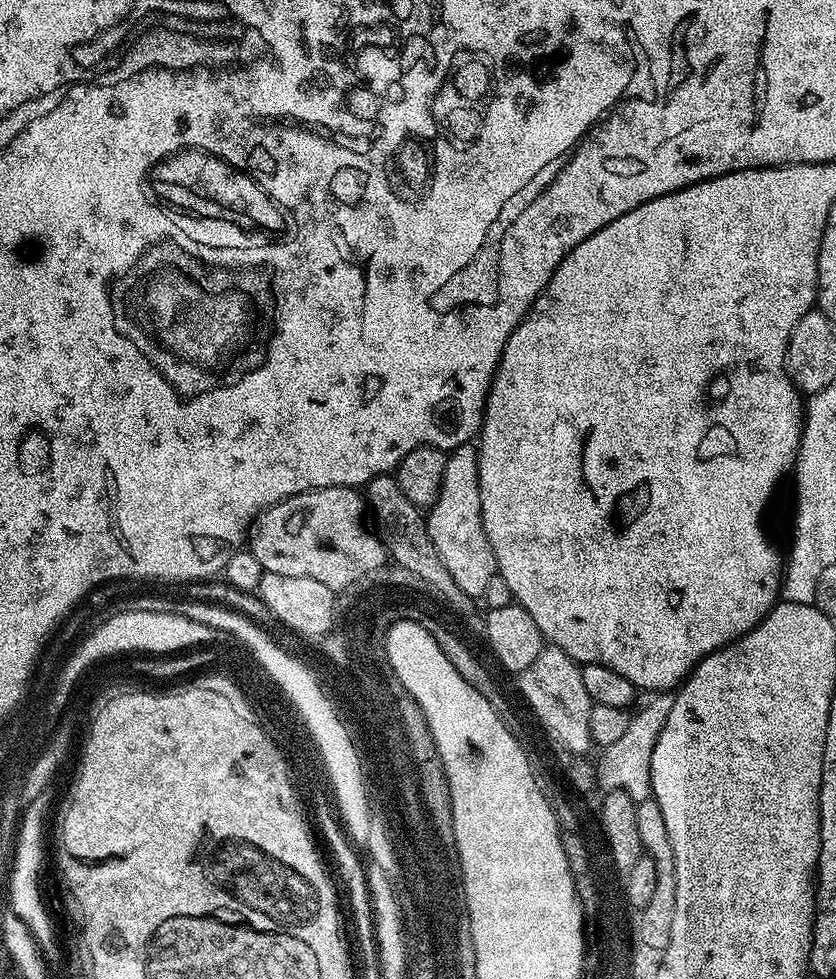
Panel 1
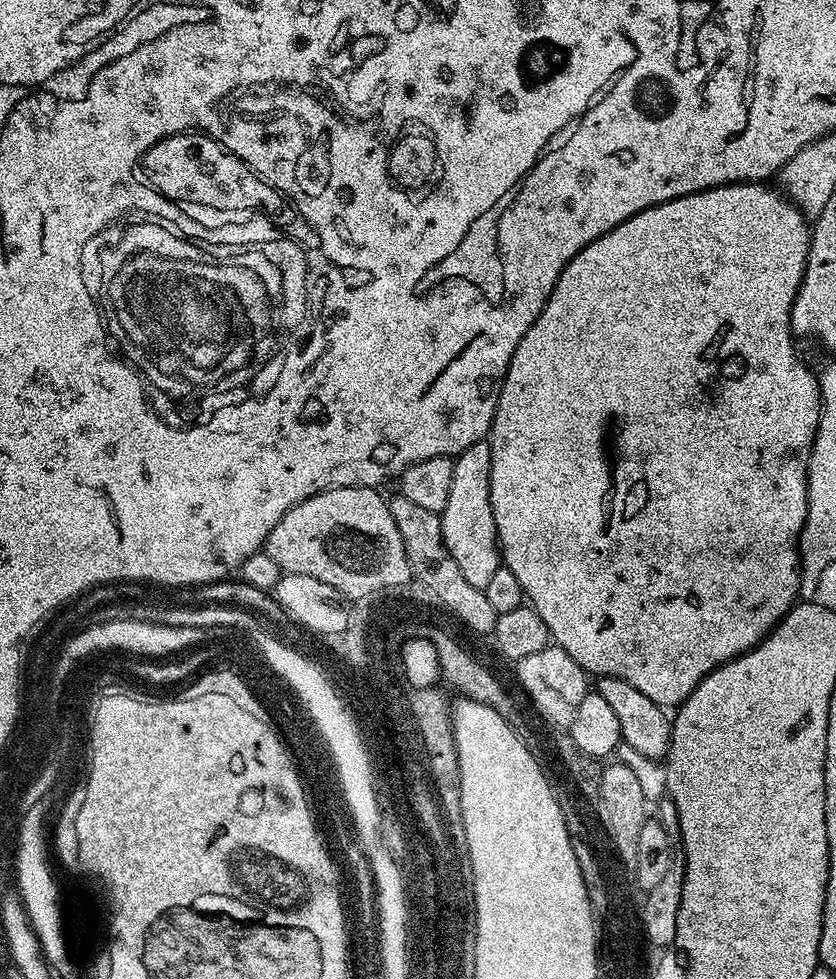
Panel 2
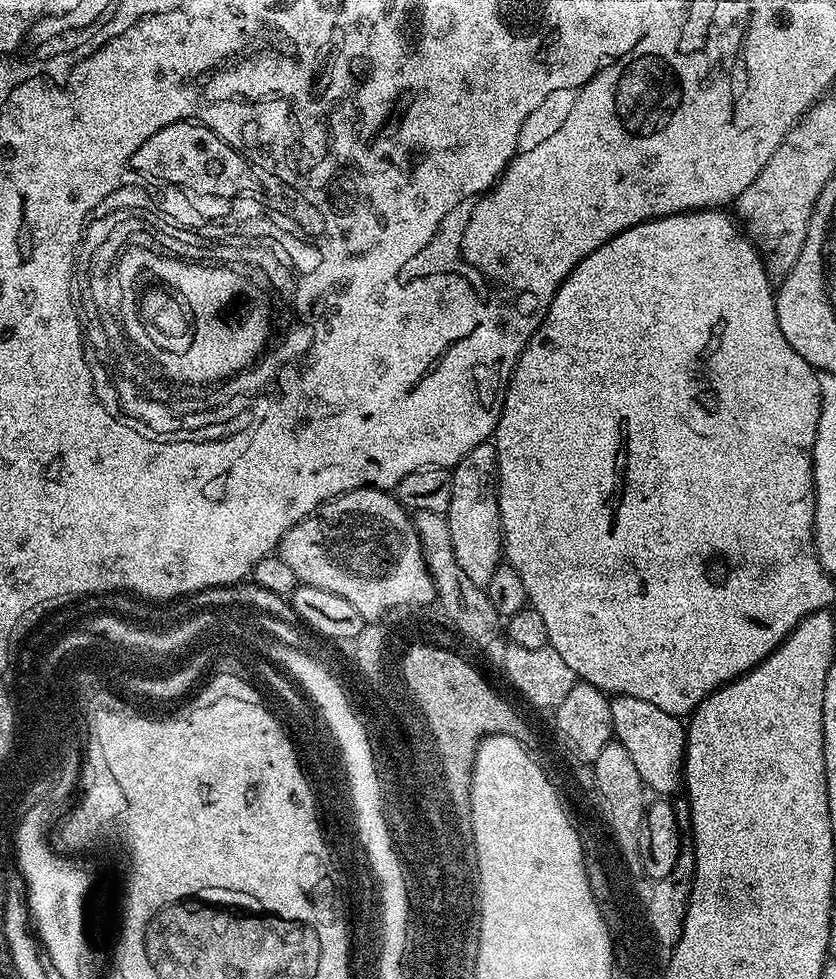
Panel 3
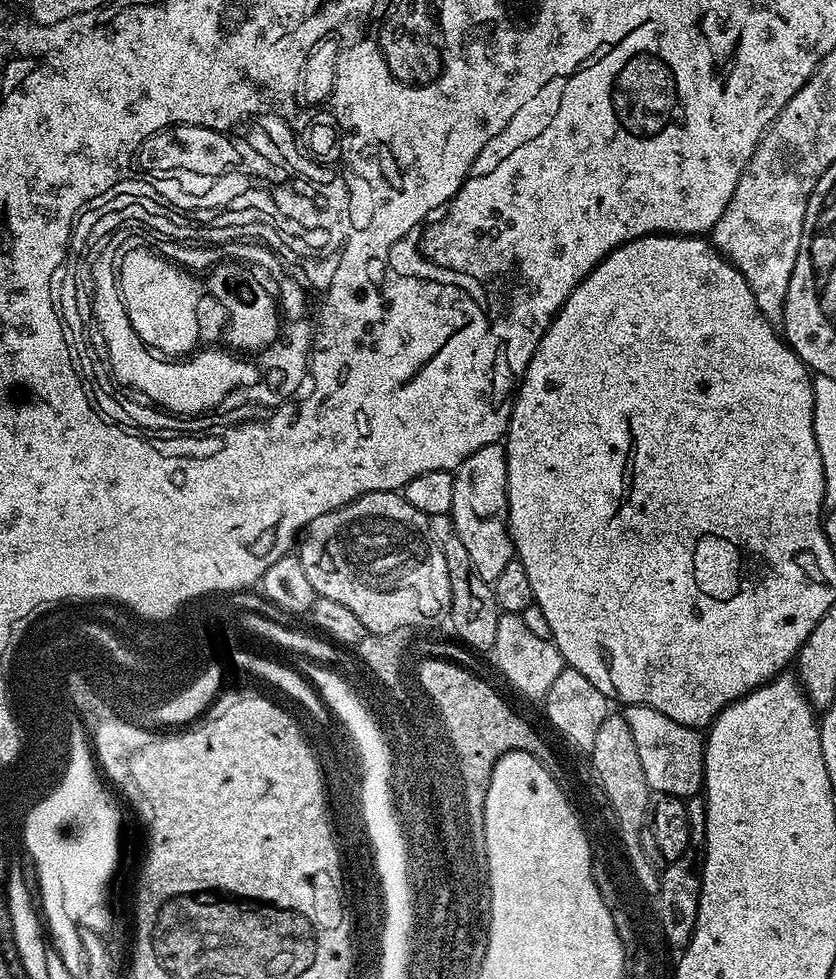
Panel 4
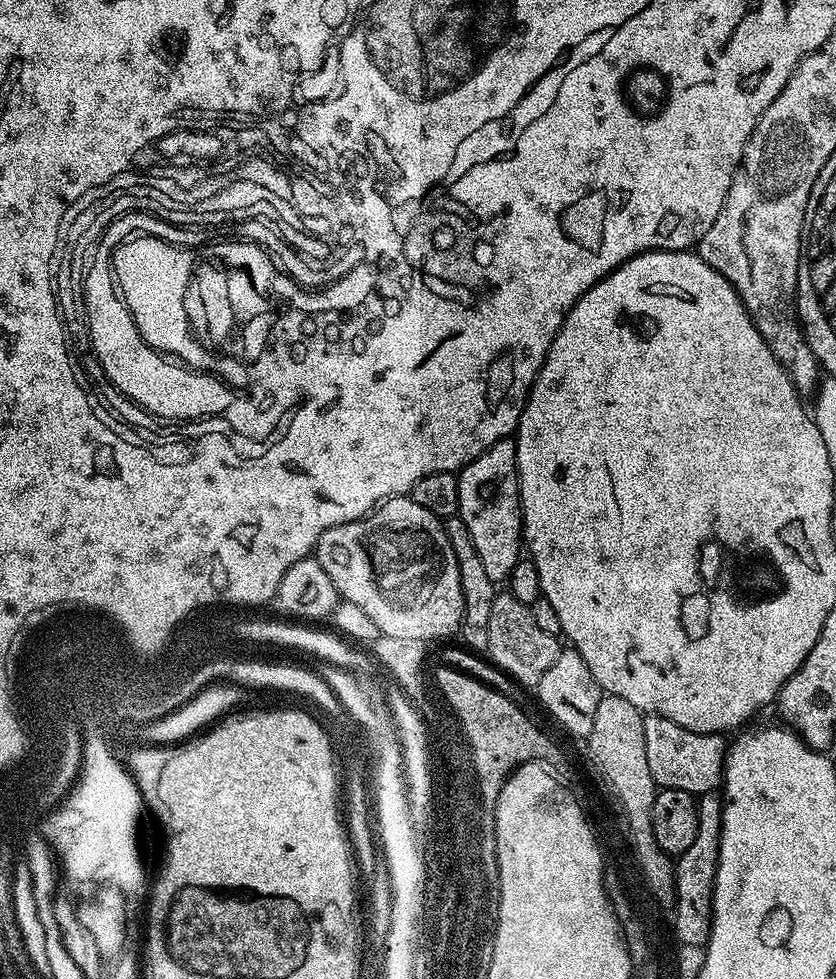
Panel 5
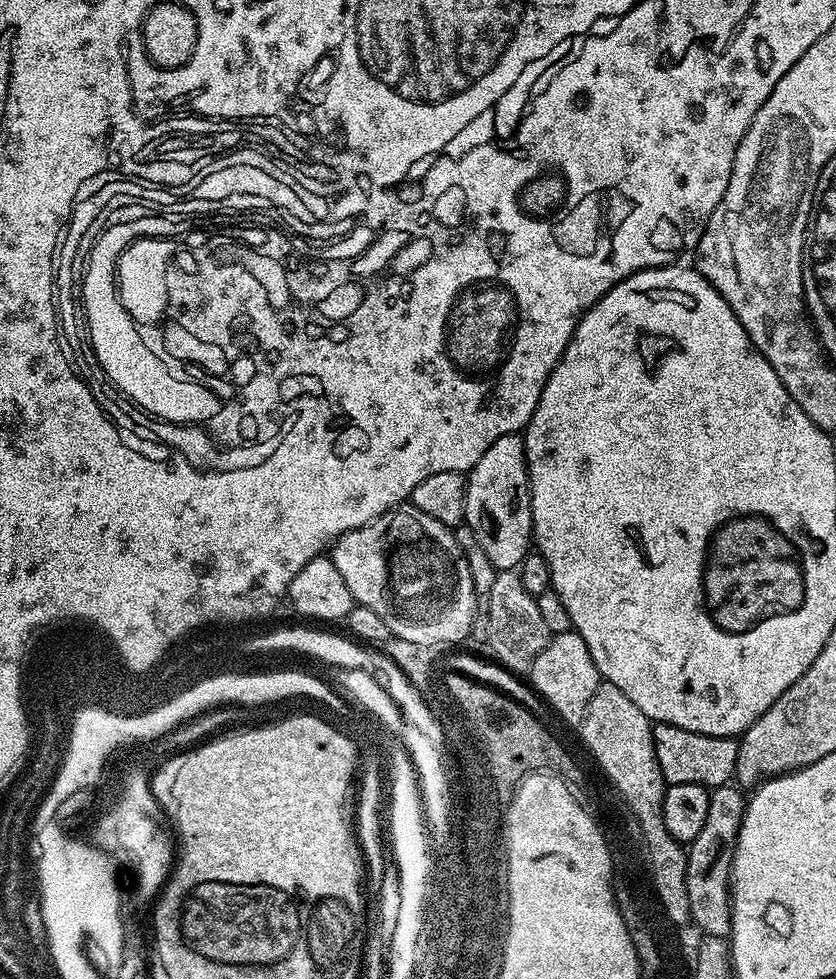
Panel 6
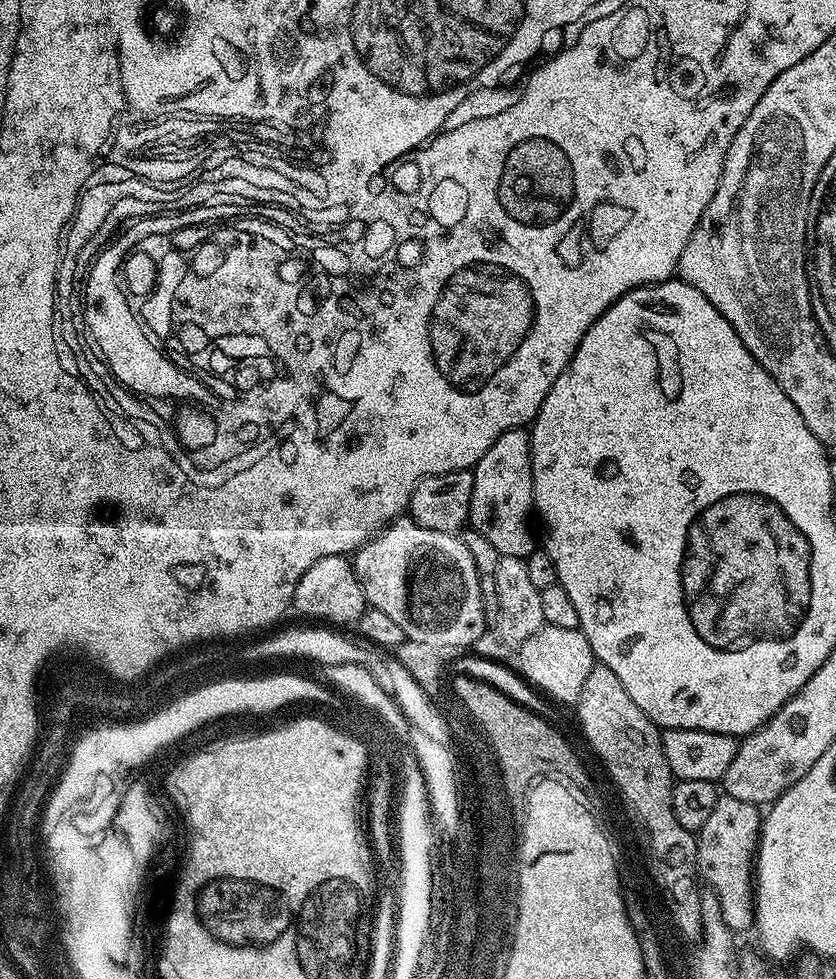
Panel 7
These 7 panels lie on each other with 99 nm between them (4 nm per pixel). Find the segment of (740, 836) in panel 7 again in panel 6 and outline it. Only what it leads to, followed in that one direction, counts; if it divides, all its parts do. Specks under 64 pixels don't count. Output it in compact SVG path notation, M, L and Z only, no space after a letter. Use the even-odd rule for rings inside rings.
M729 782L711 789L710 811L706 813L706 823L698 838L687 845L686 898L690 898L692 923L704 936L727 937L732 930L732 859L736 849L736 839L740 820L744 817L745 793L735 783Z

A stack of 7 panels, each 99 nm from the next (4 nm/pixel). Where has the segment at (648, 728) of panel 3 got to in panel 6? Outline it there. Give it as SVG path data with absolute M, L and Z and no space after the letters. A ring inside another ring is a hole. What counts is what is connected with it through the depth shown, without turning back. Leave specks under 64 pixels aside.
M653 723L654 754L662 770L665 785L694 782L694 786L714 789L729 783L735 777L738 762L739 739L731 736L707 736L682 730L678 726Z

